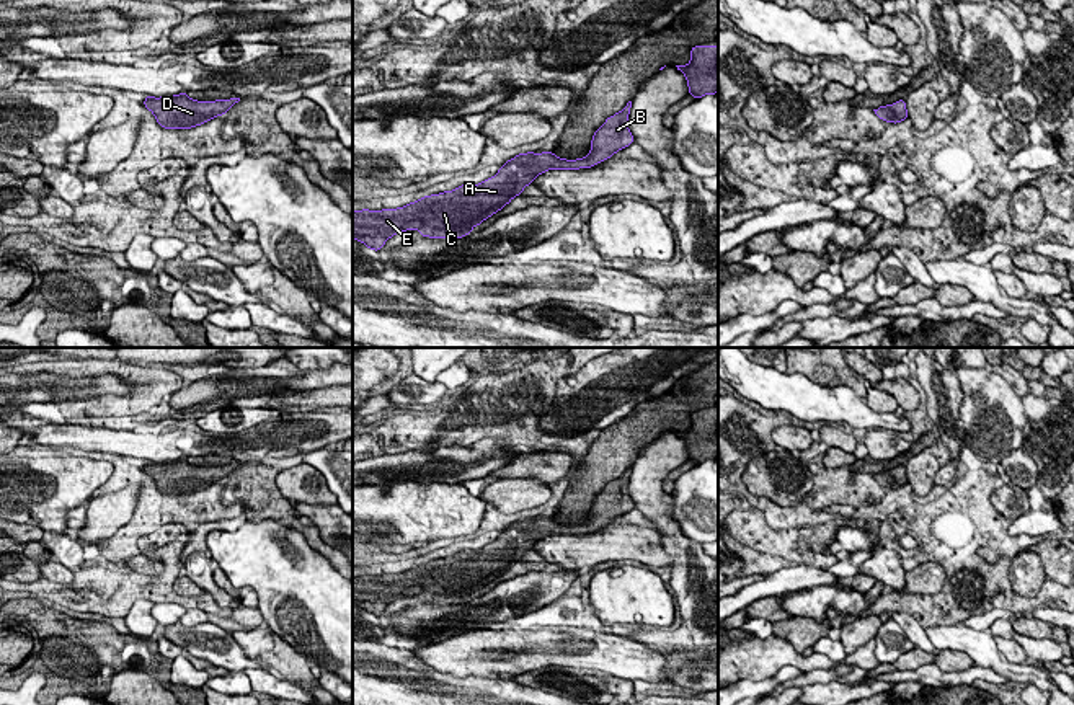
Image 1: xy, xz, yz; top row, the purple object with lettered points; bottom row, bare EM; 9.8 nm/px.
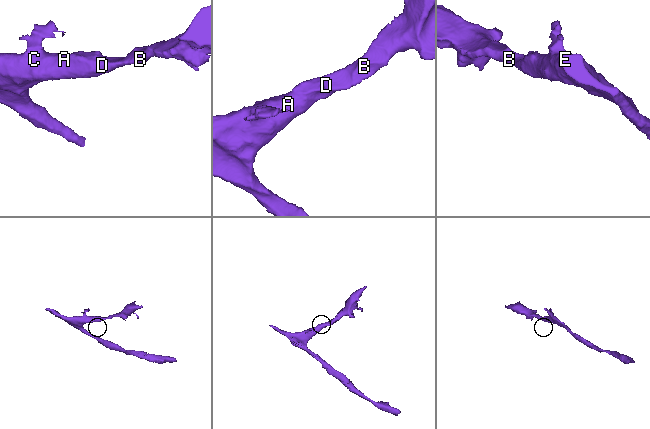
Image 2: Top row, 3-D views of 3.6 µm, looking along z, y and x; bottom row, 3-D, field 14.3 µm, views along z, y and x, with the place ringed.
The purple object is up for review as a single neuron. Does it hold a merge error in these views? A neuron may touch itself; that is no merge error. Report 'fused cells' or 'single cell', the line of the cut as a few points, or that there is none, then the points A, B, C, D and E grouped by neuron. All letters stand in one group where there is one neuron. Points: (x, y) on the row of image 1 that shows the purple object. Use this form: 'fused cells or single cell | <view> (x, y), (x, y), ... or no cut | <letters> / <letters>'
single cell | no cut | A B C D E

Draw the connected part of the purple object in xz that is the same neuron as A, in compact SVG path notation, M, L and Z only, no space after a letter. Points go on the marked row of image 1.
M632 101L612 114L594 132L591 150L576 160L558 158L553 150L519 153L503 163L498 173L478 184L462 184L452 191L424 196L397 209L354 211L353 238L379 251L397 233L418 230L429 238L462 238L475 225L499 212L513 197L547 170L591 168L633 144L628 129Z

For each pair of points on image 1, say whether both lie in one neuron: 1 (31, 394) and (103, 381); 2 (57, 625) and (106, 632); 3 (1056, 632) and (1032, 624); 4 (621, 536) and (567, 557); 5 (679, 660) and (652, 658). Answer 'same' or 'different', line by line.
1: same
2: same
3: same
4: same
5: different

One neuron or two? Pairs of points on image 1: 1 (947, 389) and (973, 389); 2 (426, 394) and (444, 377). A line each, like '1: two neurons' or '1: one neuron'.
1: two neurons
2: two neurons

